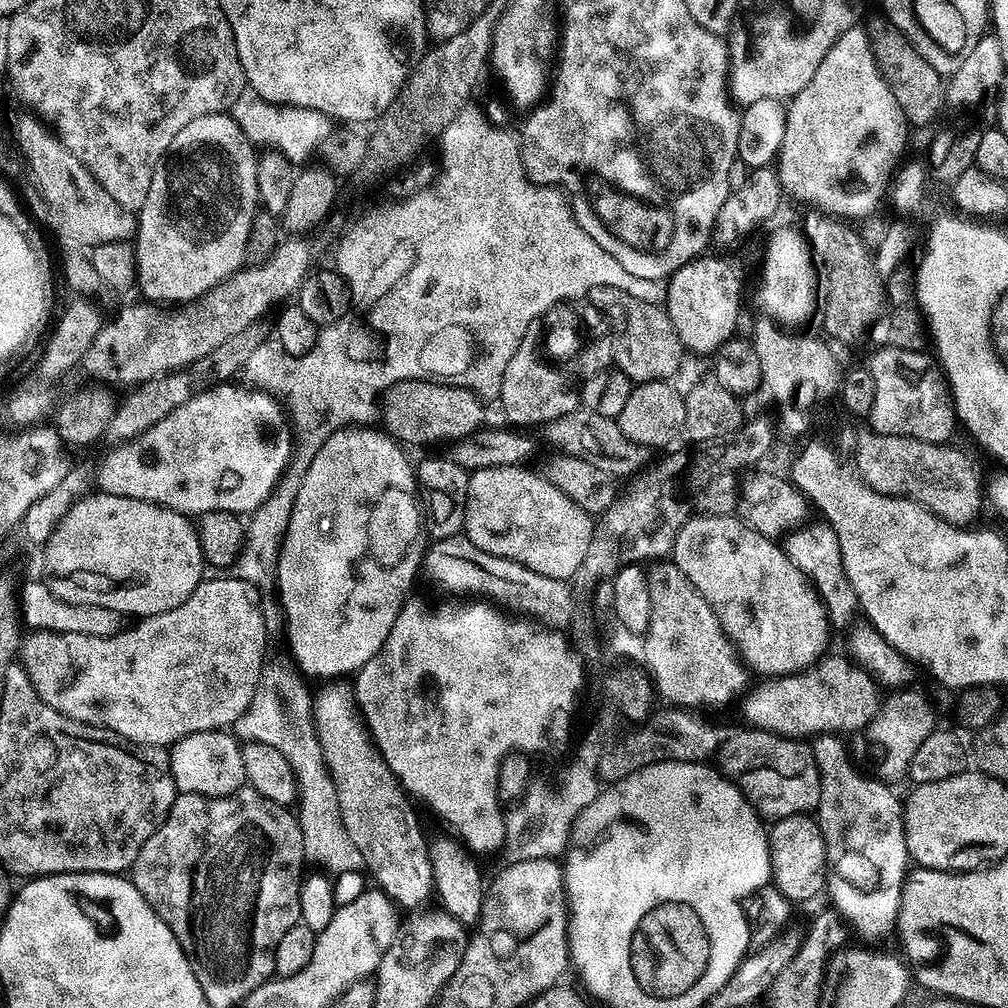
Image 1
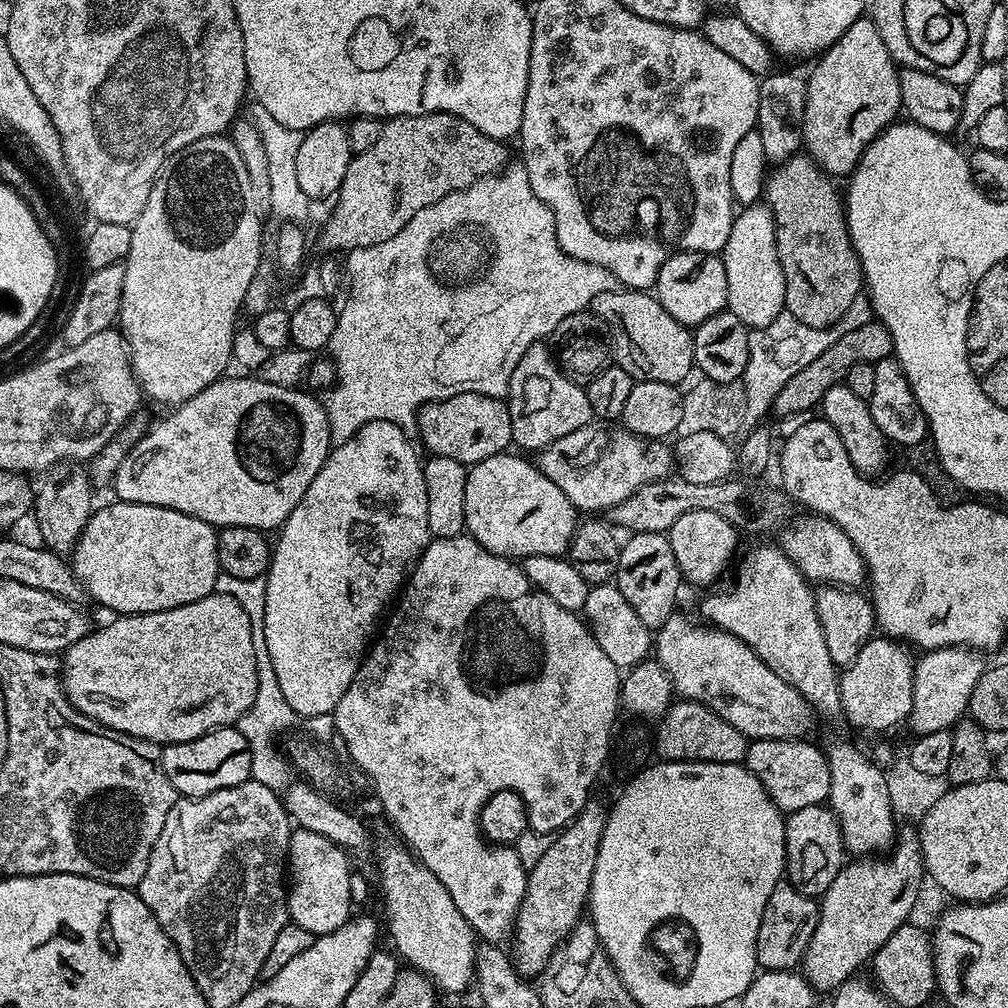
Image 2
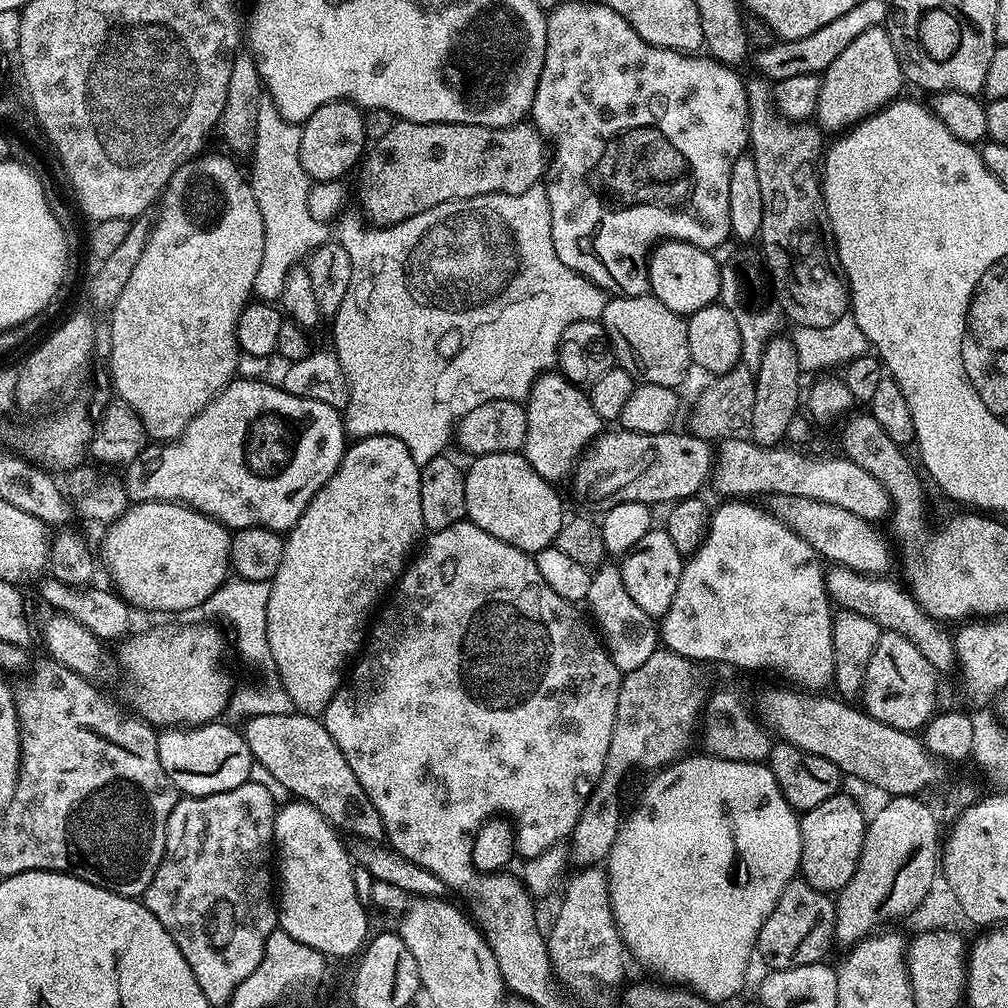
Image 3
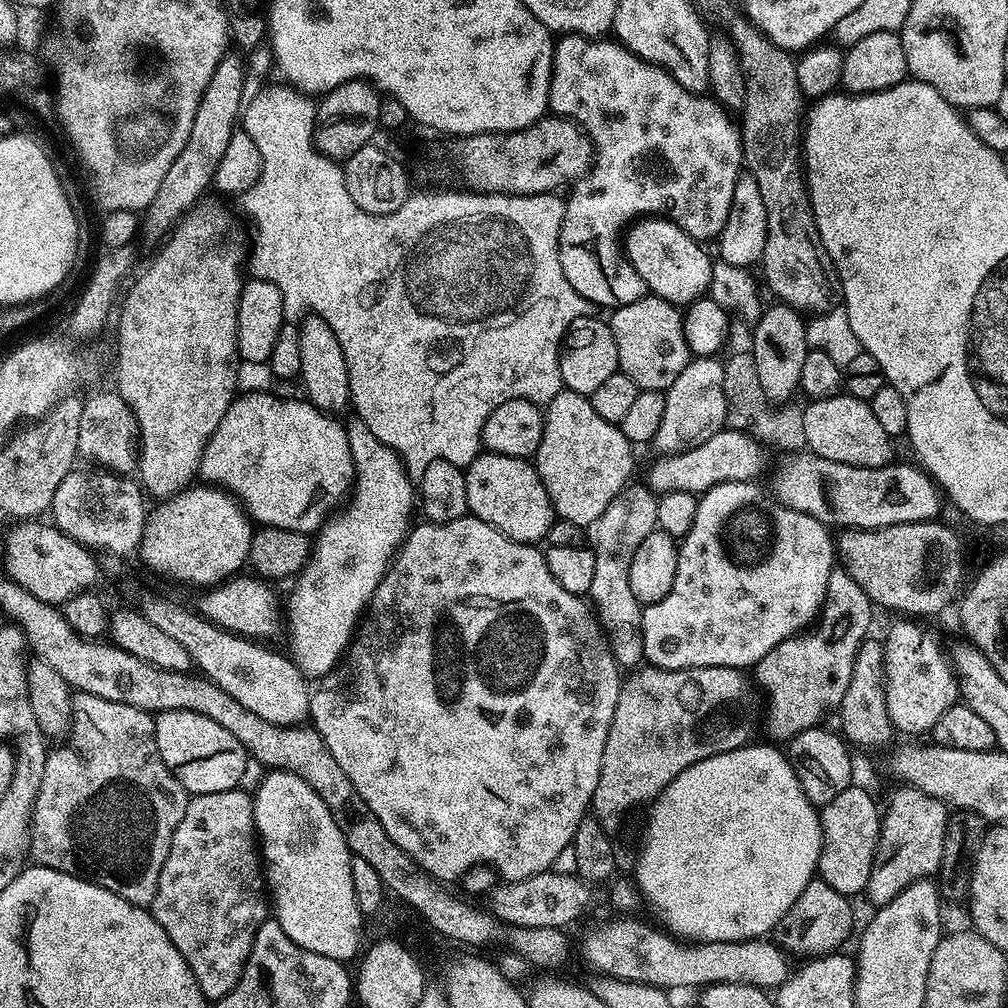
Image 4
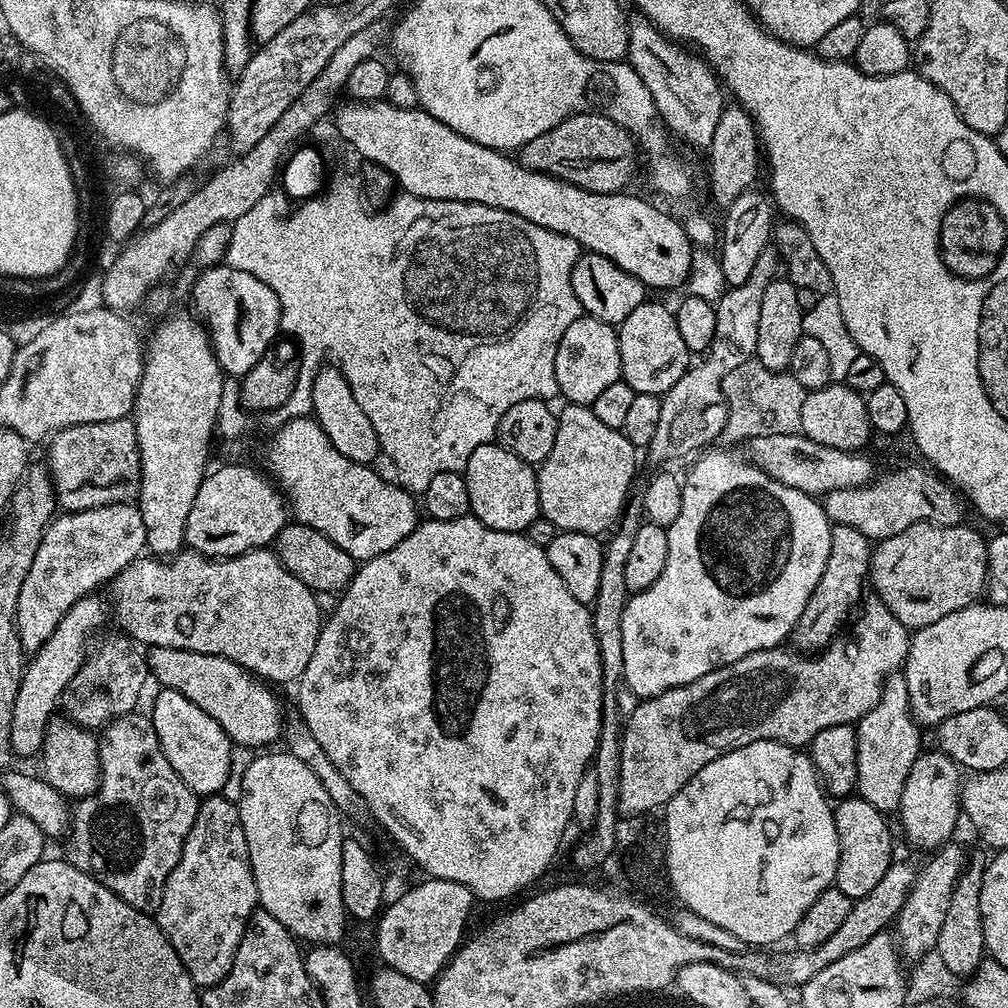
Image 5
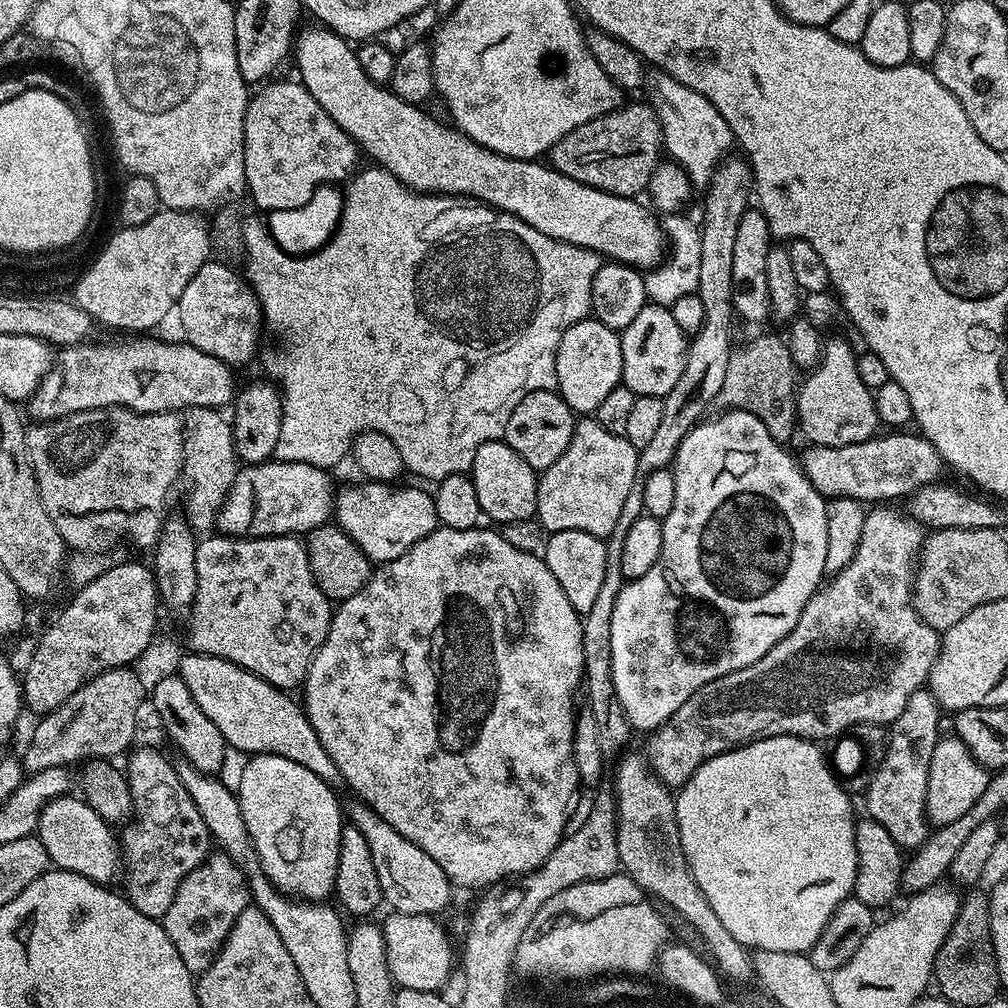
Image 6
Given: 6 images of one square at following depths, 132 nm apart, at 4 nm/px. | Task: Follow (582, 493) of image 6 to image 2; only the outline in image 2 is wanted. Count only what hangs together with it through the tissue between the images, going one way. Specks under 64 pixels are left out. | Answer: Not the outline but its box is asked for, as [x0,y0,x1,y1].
[506,342,594,454]

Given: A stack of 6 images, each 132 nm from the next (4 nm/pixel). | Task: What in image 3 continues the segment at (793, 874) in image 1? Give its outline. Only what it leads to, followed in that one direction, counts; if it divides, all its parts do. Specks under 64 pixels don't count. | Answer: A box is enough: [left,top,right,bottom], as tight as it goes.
[799,794,866,894]

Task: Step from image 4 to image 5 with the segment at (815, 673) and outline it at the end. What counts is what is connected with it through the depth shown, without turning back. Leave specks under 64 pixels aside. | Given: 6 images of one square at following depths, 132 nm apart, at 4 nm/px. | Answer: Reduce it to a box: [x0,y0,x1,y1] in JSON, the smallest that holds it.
[790,524,873,653]

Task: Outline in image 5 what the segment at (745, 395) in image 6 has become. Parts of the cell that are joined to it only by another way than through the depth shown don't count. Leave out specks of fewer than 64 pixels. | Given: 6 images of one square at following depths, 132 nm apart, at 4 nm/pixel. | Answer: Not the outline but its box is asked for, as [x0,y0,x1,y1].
[723,358,806,438]

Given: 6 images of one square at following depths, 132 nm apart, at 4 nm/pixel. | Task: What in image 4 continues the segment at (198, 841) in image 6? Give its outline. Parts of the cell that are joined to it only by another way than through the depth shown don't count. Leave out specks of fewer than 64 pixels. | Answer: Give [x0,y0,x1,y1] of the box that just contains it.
[31,691,190,906]

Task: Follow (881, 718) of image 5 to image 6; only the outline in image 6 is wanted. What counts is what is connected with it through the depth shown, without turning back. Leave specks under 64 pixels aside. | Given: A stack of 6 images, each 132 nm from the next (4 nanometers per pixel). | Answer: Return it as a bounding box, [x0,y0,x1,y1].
[868,687,942,842]

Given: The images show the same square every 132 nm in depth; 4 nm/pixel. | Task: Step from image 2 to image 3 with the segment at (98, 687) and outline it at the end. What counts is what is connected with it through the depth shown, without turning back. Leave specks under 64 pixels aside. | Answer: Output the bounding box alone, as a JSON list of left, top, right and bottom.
[118,628,234,726]

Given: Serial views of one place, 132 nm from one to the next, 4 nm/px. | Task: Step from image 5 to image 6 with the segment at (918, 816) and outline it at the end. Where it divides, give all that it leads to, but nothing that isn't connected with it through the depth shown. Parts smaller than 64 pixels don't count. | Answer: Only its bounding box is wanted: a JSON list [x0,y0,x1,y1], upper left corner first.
[924,734,990,828]

